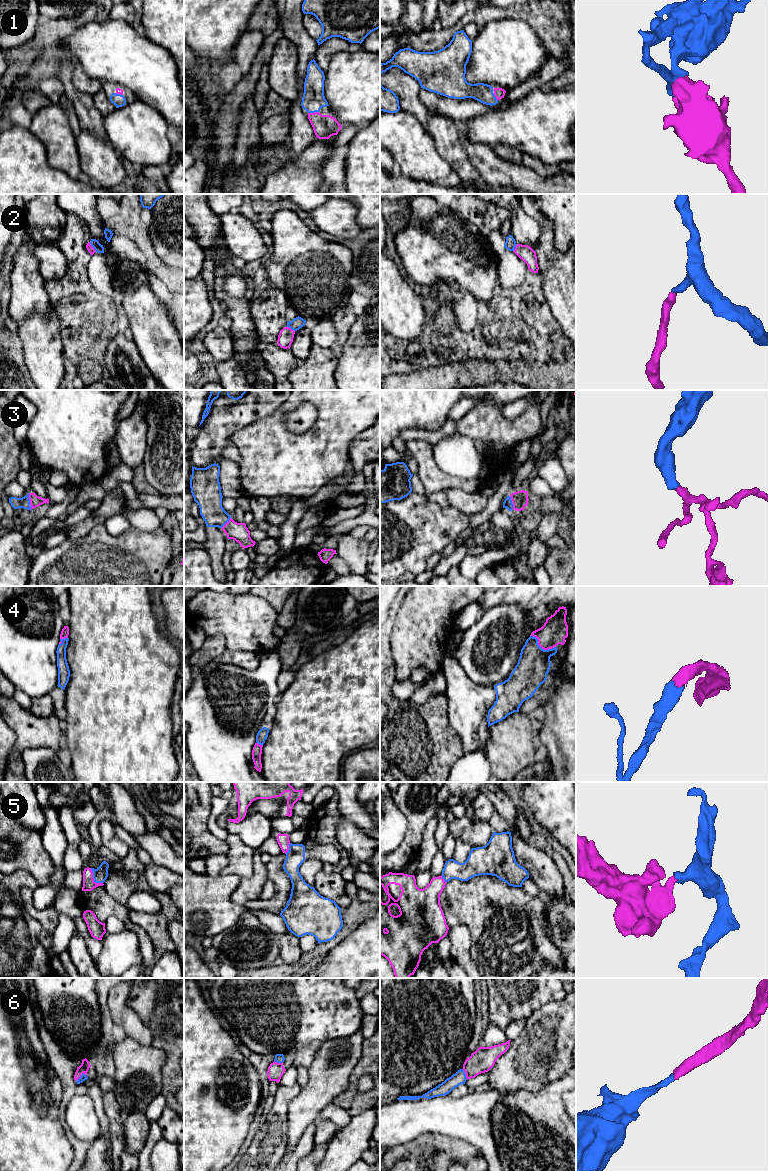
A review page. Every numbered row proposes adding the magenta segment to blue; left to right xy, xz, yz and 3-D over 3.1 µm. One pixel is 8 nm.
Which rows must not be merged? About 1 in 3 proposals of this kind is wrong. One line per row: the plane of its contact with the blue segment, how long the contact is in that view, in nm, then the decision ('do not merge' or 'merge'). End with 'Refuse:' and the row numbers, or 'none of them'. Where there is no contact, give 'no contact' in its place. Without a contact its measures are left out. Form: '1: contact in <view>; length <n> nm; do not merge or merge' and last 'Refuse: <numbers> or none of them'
1: contact in xz; length 90 nm; merge
2: contact in xy; length 100 nm; merge
3: contact in xy; length 140 nm; merge
4: contact in yz; length 220 nm; merge
5: contact in xy; length 160 nm; merge
6: contact in xy; length 110 nm; merge
Refuse: none of them

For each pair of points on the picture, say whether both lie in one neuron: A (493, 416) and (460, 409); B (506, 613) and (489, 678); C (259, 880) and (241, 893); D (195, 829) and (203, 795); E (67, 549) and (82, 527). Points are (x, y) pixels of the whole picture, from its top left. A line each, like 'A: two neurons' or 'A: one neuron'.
A: two neurons
B: one neuron
C: one neuron
D: one neuron
E: two neurons

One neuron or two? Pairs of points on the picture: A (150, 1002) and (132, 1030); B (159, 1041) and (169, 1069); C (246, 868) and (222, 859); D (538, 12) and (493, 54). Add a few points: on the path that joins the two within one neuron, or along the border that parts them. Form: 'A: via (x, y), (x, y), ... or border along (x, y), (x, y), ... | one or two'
A: border along (132, 1009), (151, 1030), (151, 1039) | two
B: via (166, 1048), (170, 1052), (170, 1062) | one
C: border along (226, 853), (227, 866) | two
D: border along (503, 18), (523, 20), (541, 41) | two

